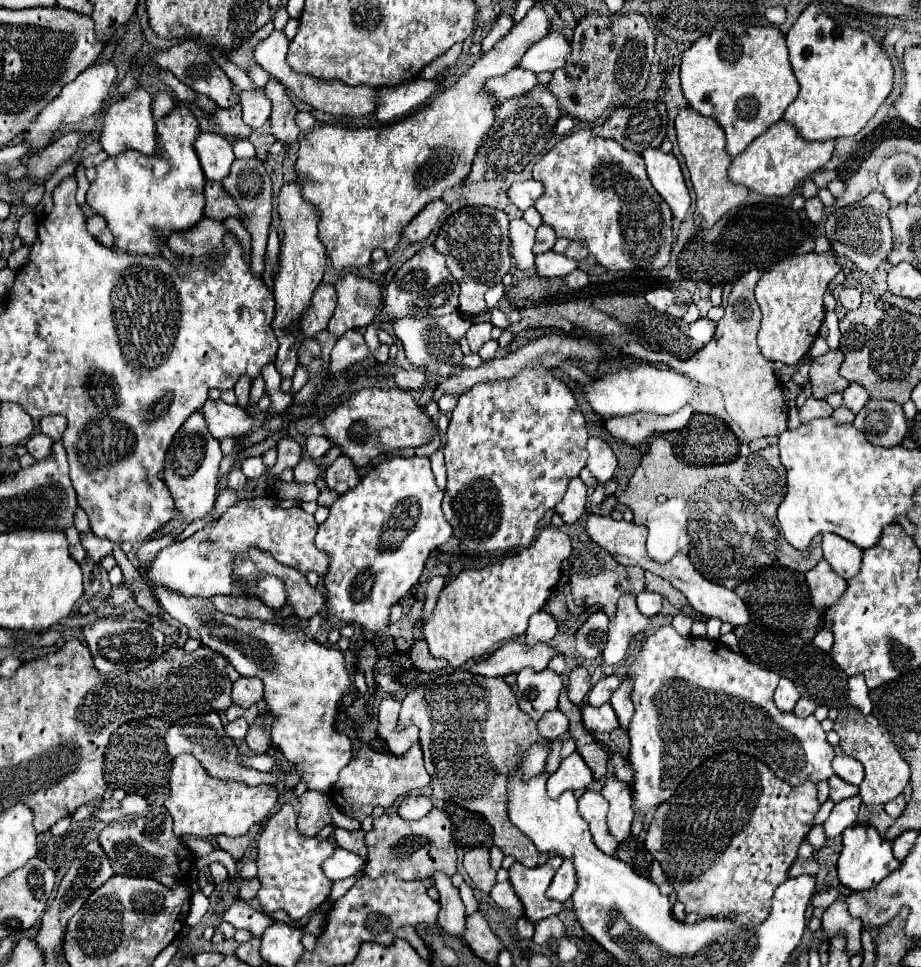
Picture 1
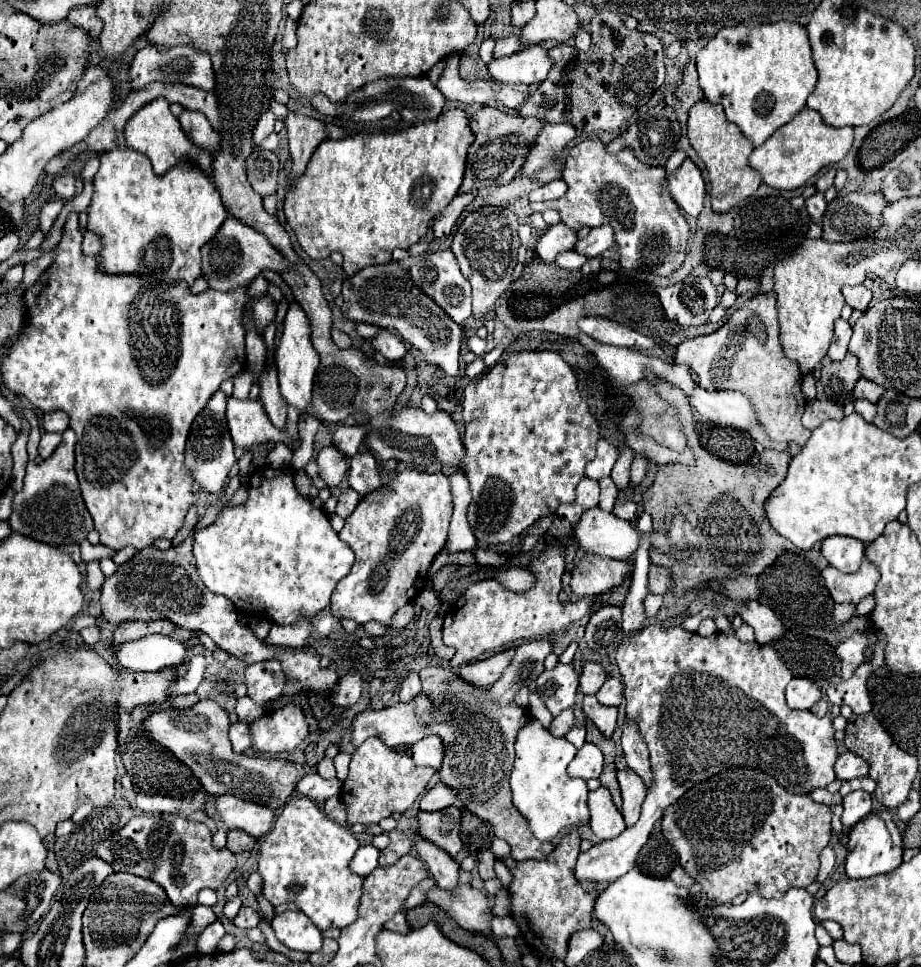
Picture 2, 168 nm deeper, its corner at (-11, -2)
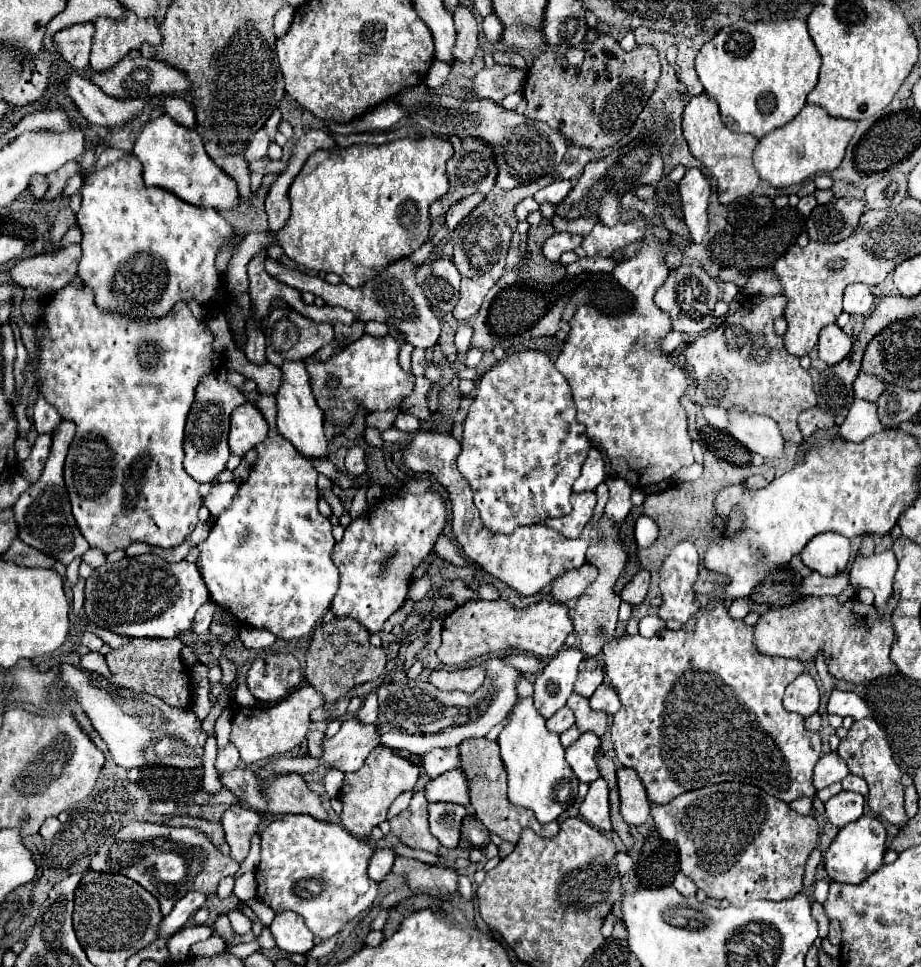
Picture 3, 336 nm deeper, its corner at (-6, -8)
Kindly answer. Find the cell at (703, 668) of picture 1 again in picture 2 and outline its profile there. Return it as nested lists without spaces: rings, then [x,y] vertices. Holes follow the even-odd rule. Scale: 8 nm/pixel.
[[[649,625],[645,629],[641,629],[639,633],[635,633],[631,639],[627,639],[625,643],[621,643],[621,647],[617,649],[617,665],[619,665],[619,671],[623,675],[623,685],[625,685],[625,701],[627,701],[627,717],[639,717],[639,727],[641,727],[641,735],[645,737],[647,745],[649,745],[649,763],[651,763],[651,773],[653,773],[653,781],[651,785],[647,787],[647,797],[643,801],[643,807],[641,807],[641,817],[639,821],[633,825],[633,827],[627,827],[615,841],[607,841],[607,843],[597,843],[595,847],[591,847],[589,851],[581,853],[579,859],[577,859],[577,867],[575,867],[575,877],[579,883],[587,883],[587,881],[593,881],[597,885],[605,885],[605,883],[611,883],[619,877],[623,877],[629,869],[635,867],[635,857],[639,853],[639,849],[647,843],[649,835],[651,835],[651,829],[653,825],[663,817],[663,811],[673,805],[685,791],[689,791],[693,785],[709,779],[711,775],[715,773],[721,773],[725,771],[725,767],[757,767],[757,769],[763,769],[765,773],[773,775],[789,793],[811,793],[813,789],[819,789],[819,787],[827,787],[831,781],[837,779],[835,775],[835,761],[837,761],[837,743],[835,743],[835,729],[833,729],[833,721],[829,715],[825,717],[815,717],[811,711],[793,711],[787,707],[785,703],[785,687],[787,683],[793,679],[791,671],[783,665],[783,659],[779,655],[775,655],[775,649],[771,647],[765,647],[765,645],[759,645],[759,643],[741,643],[733,633],[713,633],[709,637],[703,637],[703,635],[697,635],[697,633],[691,633],[691,631],[685,631],[685,629],[679,629],[679,627],[671,627],[671,629],[665,629],[663,625]]]

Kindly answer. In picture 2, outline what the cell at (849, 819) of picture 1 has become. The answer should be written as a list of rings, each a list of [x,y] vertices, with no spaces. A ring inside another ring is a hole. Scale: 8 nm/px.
[[[853,791],[843,797],[843,809],[845,811],[841,815],[841,823],[849,829],[871,813],[871,795],[867,791]]]

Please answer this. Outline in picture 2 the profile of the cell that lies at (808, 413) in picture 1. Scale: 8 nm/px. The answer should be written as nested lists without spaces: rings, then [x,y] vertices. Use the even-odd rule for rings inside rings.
[[[813,399],[807,403],[805,413],[803,413],[803,425],[807,429],[815,429],[819,427],[823,421],[827,419],[841,419],[843,417],[843,409],[839,405],[835,405],[833,401],[819,401]]]

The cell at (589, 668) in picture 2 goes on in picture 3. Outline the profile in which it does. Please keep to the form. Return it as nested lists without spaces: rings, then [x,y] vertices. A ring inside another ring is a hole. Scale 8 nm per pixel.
[[[596,657],[582,659],[582,663],[578,667],[578,679],[576,679],[574,691],[582,697],[590,697],[602,681],[604,681],[604,671],[598,665],[598,659]]]

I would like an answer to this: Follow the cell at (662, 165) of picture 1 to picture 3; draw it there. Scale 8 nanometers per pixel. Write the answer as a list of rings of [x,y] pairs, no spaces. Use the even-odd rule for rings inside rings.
[[[692,167],[678,183],[678,195],[682,199],[684,221],[690,227],[694,243],[702,243],[704,235],[708,233],[708,203],[712,195],[710,181],[700,169]]]

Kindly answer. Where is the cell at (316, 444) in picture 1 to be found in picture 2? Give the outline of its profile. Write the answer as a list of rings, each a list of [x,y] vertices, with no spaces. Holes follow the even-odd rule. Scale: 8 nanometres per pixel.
[[[367,425],[341,426],[333,435],[333,445],[345,455],[353,457],[357,453],[357,447],[363,441],[363,435],[367,434]]]

